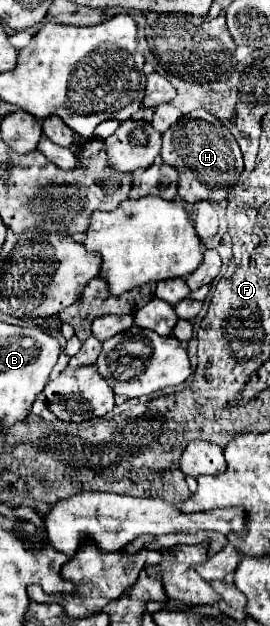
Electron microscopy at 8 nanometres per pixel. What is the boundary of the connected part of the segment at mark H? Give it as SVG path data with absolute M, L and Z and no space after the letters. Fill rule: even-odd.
M202 109L188 113L180 123L172 125L162 135L160 157L178 171L178 195L186 203L226 199L228 191L236 185L244 171L242 151L232 133L220 119Z

